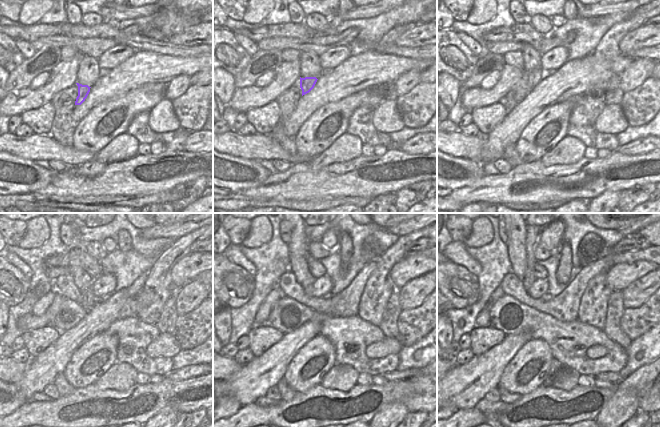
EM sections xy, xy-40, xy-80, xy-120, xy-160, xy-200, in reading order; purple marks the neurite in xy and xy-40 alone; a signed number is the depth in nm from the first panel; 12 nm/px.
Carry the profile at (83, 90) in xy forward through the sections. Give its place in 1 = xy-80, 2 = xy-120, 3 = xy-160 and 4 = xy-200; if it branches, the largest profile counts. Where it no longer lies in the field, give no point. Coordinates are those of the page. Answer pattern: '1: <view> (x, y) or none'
1: xy-80 (533, 77)
2: xy-120 (87, 300)
3: xy-160 (306, 284)
4: xy-200 (532, 240)

